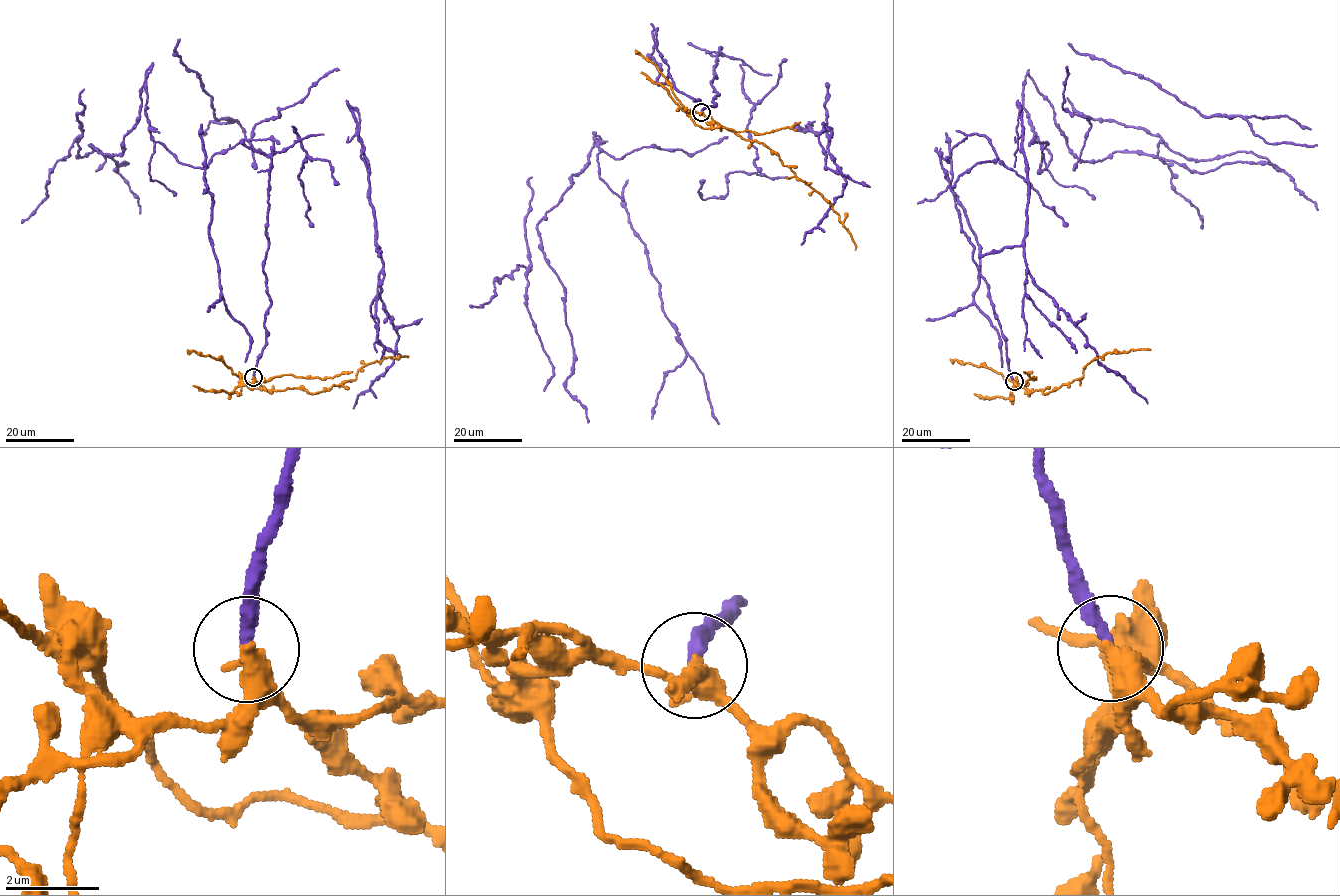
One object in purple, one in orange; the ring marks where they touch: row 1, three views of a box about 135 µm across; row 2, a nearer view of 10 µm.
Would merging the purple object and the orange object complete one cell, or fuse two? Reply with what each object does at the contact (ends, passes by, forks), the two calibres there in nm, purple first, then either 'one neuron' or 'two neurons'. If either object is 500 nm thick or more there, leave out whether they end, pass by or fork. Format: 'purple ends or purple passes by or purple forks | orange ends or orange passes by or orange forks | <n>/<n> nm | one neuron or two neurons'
purple ends | orange passes by | 280/340 nm | two neurons

